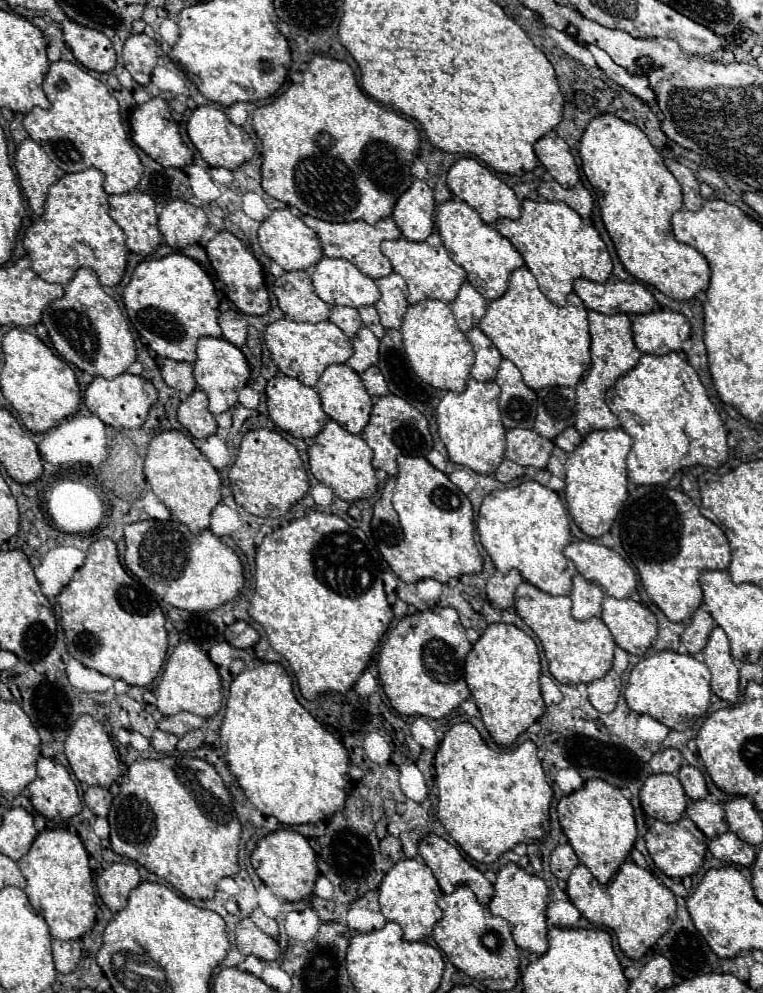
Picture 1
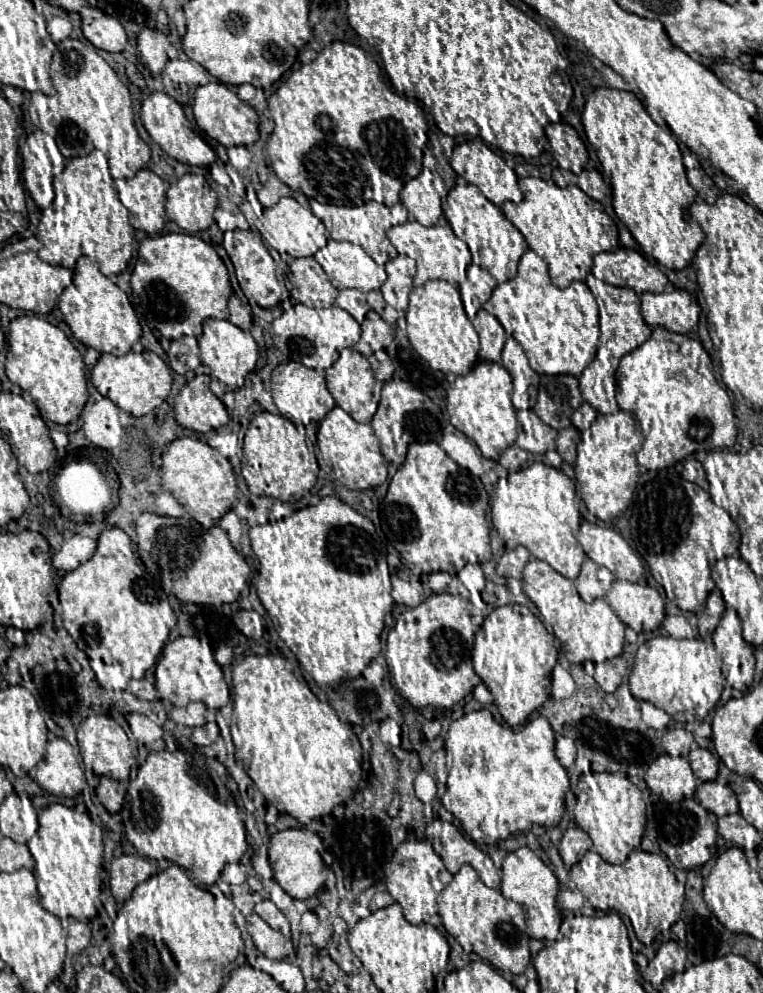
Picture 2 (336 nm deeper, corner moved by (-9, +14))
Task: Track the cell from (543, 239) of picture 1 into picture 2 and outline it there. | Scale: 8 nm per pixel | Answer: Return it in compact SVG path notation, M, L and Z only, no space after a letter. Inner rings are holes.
M536 177L520 179L518 185L524 193L524 199L520 203L504 203L502 211L524 235L530 249L548 263L552 283L558 289L586 279L596 253L616 251L620 247L616 223L580 187L568 185L562 189Z

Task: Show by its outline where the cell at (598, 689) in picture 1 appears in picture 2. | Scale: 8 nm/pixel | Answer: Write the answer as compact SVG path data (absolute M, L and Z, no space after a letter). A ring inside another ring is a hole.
M620 655L620 657L608 659L608 661L600 663L600 665L596 665L594 679L596 679L596 683L598 683L606 693L614 693L614 691L622 685L622 679L624 679L626 672L626 659Z

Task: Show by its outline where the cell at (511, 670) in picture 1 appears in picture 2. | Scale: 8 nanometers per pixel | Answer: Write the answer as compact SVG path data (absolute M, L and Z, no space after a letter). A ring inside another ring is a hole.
M504 605L494 609L476 633L472 663L474 671L488 687L502 719L510 727L522 725L528 715L550 699L552 669L558 659L554 637L526 605Z

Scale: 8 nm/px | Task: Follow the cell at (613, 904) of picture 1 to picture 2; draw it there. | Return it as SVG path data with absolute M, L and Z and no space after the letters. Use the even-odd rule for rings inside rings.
M636 849L622 865L606 863L596 851L588 851L572 869L570 879L590 901L594 909L616 911L630 917L634 933L640 943L652 945L654 937L668 931L680 917L684 903L684 889L664 857Z

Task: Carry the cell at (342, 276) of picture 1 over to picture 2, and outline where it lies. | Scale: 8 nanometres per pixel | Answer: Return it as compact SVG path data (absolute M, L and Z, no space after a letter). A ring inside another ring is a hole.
M328 239L328 245L320 249L314 259L322 265L328 281L336 289L354 287L360 291L380 289L386 281L384 267L378 267L368 253L354 243Z

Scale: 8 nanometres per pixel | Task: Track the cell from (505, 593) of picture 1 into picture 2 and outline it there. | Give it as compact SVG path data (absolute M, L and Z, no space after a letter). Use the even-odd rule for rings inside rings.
M516 547L512 551L506 551L502 555L502 559L498 561L498 567L496 567L496 573L504 579L508 577L516 577L516 579L522 579L522 571L526 567L526 563L530 561L530 553L526 547Z

